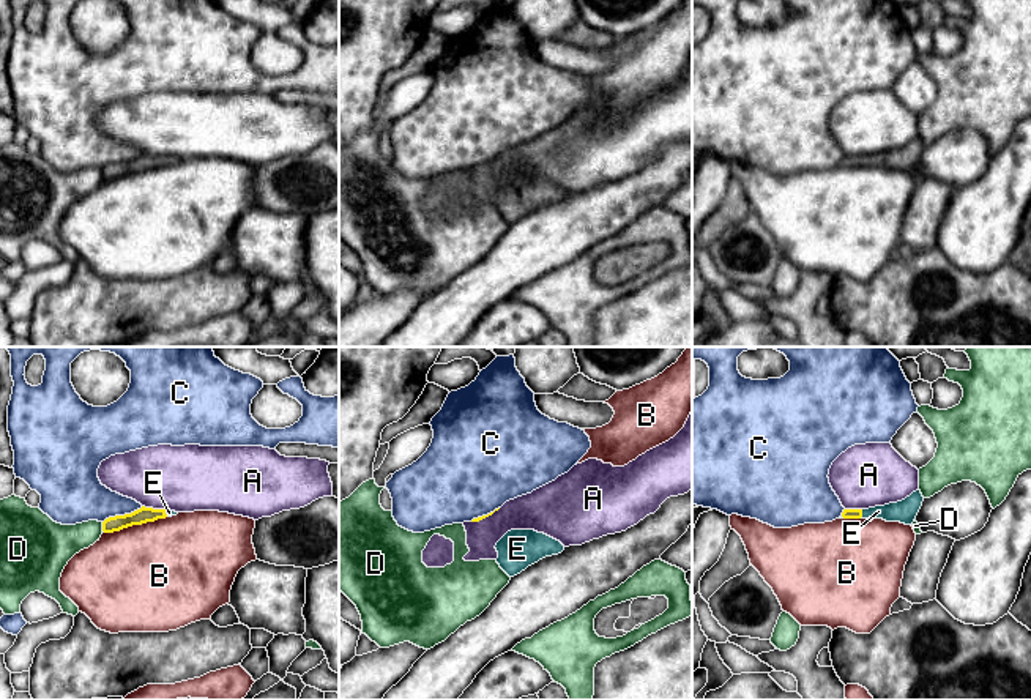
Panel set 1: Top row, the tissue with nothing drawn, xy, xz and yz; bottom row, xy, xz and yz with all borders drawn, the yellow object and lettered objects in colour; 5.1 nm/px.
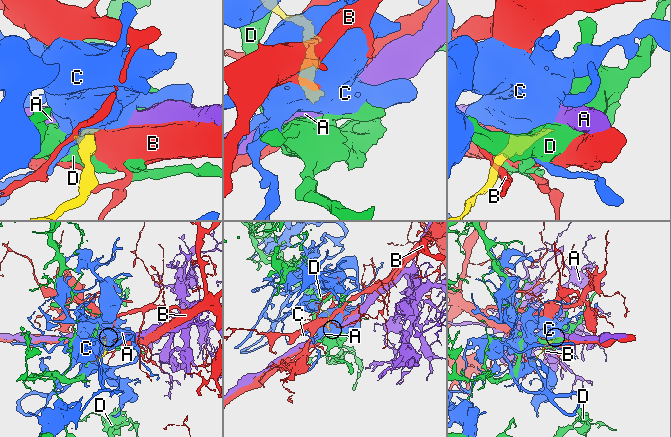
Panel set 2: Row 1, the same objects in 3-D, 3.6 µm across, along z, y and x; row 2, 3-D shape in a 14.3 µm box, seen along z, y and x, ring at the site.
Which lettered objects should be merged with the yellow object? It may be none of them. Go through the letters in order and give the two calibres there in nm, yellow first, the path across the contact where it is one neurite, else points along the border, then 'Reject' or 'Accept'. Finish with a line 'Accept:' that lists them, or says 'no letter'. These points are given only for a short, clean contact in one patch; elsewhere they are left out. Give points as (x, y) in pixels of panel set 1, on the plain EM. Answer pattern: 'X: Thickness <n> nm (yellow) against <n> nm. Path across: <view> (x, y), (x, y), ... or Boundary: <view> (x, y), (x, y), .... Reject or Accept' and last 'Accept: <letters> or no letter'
A: Thickness 80 nm (yellow) against 340 nm. Boundary: xy (142, 152), (164, 156). Reject
B: Thickness 80 nm (yellow) against 480 nm. Reject
C: Thickness 80 nm (yellow) against 280 nm. Reject
D: Thickness 80 nm (yellow) against 200 nm. Reject
E: Thickness 50 nm (yellow) against 120 nm. Path across: yz (847, 160), (861, 161), (905, 158). Accept
Accept: E

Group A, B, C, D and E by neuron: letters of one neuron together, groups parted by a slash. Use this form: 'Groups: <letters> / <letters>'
Groups: A / B / C / D / E

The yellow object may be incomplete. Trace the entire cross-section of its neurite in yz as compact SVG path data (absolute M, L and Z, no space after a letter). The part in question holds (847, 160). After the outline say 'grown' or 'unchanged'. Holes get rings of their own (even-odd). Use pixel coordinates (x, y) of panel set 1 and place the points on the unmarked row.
M917 136L910 143L897 150L889 150L869 156L843 156L840 166L883 166L886 169L900 169L905 172L913 172L922 153L922 148L924 143Z; grown

